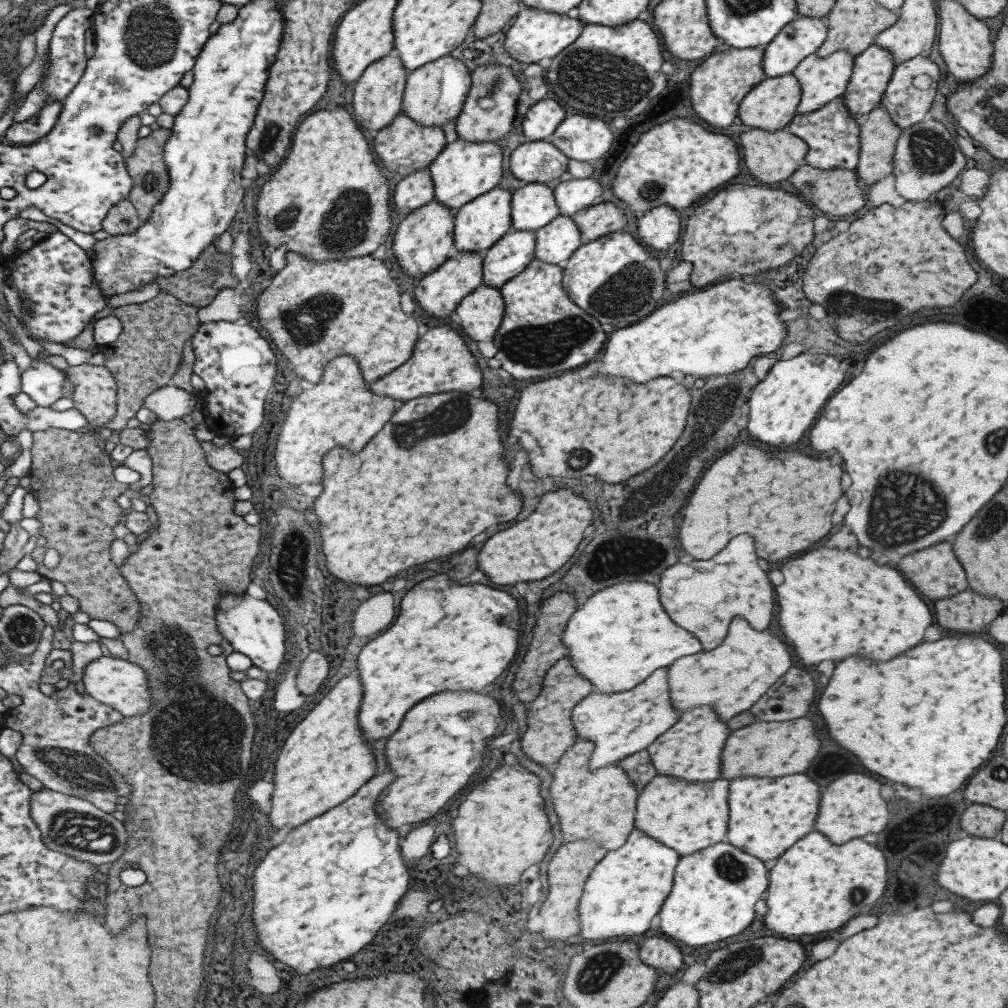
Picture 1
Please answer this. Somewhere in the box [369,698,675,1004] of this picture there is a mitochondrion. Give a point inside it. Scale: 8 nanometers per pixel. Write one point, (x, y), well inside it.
(598, 972)

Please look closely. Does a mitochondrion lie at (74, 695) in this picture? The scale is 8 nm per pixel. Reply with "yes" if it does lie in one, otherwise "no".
no

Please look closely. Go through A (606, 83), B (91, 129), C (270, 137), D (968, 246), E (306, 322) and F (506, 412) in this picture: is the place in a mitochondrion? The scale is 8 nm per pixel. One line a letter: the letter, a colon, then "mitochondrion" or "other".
A: mitochondrion
B: other
C: mitochondrion
D: other
E: mitochondrion
F: other

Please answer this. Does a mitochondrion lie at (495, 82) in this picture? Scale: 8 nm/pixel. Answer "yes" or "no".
yes

